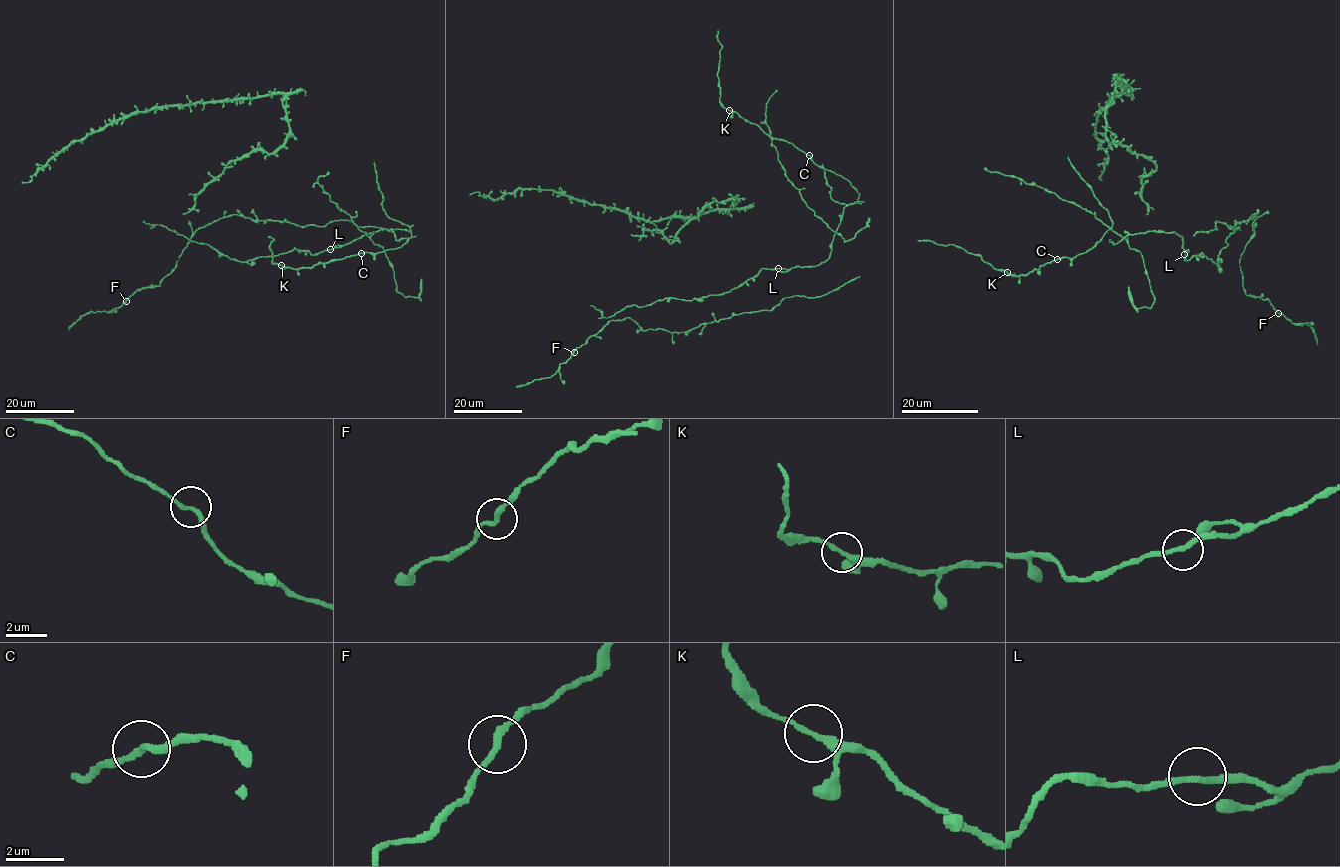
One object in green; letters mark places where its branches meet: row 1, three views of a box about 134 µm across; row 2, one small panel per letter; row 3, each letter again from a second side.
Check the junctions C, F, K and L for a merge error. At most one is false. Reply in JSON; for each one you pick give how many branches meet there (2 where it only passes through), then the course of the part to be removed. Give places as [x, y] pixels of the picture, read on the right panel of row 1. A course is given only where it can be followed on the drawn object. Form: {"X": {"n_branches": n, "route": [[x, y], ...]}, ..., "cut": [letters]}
{"cut": []}

